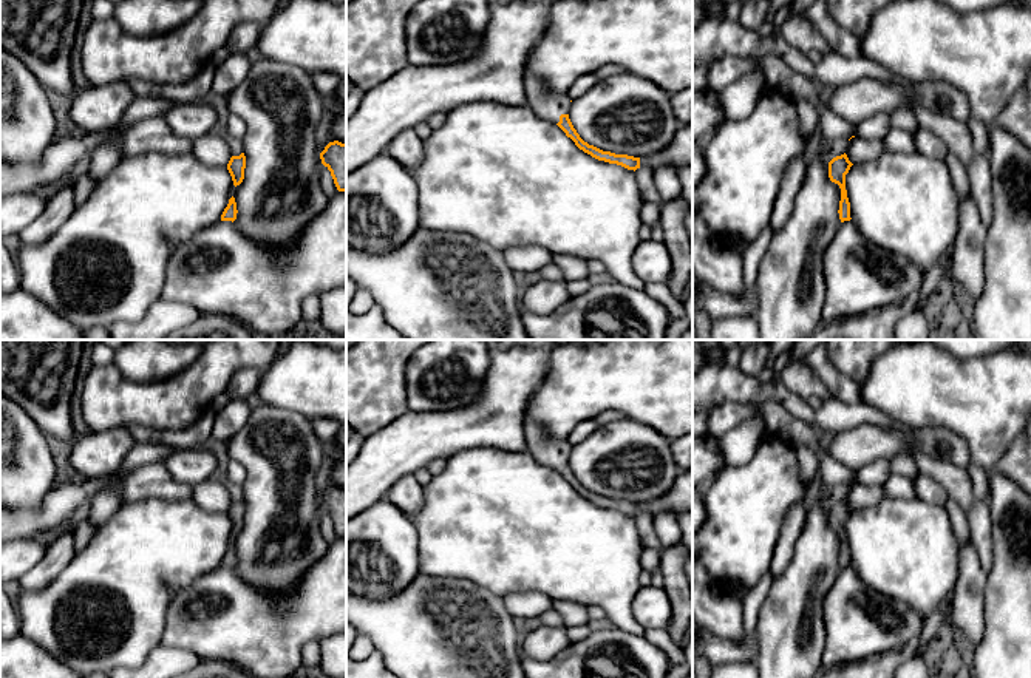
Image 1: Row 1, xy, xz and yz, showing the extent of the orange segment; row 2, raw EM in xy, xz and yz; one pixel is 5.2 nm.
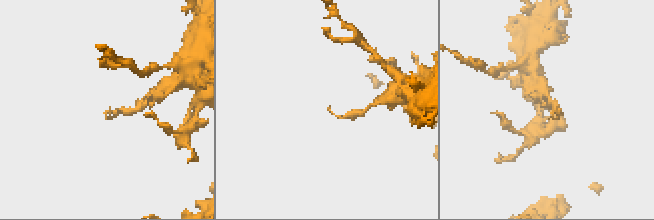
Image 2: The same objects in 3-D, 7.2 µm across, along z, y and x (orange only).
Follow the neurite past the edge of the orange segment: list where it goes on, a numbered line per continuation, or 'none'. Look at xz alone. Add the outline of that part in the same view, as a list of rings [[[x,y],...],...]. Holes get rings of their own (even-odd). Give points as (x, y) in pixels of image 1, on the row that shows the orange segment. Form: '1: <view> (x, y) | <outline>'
1: xz (546, 104) | [[[526,73],[524,90],[527,94],[527,107],[538,117],[558,124],[561,114],[569,114],[570,97],[567,93],[552,91],[543,80],[529,73]]]

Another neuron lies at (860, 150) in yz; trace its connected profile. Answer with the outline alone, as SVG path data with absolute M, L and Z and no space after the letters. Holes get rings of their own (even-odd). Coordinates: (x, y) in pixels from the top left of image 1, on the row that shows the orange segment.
M855 136L847 144L847 158L852 164L869 162L886 153L884 142L881 139L863 139Z

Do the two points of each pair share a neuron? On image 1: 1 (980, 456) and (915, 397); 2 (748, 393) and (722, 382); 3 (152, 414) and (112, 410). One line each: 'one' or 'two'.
1: one
2: one
3: one

